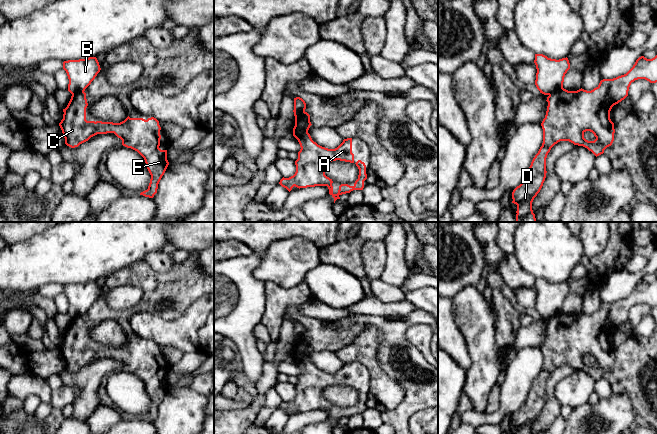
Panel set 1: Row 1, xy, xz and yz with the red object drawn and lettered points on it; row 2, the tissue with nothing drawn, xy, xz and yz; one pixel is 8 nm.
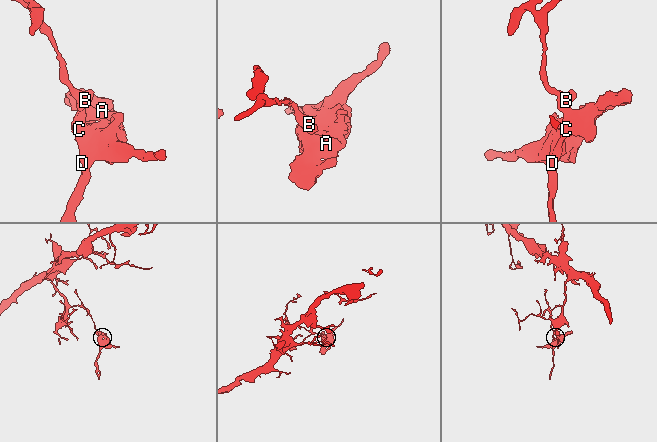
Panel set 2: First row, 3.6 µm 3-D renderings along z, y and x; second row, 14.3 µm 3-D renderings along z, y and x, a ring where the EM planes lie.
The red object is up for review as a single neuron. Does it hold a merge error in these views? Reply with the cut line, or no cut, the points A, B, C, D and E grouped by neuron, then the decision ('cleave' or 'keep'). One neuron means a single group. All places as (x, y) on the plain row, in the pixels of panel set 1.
cut yz (562, 311), (549, 319); groups A C D E / B; cleave

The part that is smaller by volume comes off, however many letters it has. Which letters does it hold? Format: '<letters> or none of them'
A, C, D, E

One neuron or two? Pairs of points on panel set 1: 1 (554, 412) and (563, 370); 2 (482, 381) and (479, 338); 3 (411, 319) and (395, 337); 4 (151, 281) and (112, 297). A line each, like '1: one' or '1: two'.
1: one
2: one
3: one
4: two

